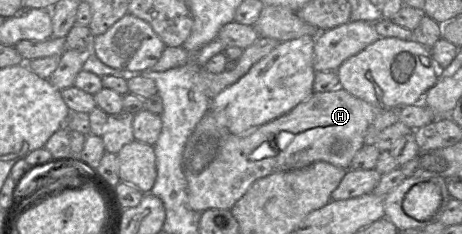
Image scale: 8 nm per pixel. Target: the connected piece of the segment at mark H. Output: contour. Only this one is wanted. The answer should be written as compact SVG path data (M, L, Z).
M338 87L335 90L328 91L328 92L322 92L322 93L313 92L313 94L308 99L299 103L291 111L280 116L279 118L274 119L258 128L255 128L247 134L234 135L226 127L221 126L217 123L212 113L210 112L210 107L209 107L209 110L207 111L207 113L205 113L204 116L201 118L201 120L197 123L193 132L188 138L183 151L183 155L182 155L182 171L187 181L188 204L190 208L196 212L203 212L208 209L230 210L233 207L233 205L246 193L248 188L256 180L266 177L273 173L301 169L318 161L327 162L336 167L340 167L345 170L348 170L350 168L350 164L355 154L364 145L364 135L368 126L372 123L375 116L382 110L399 110L399 109L384 109L384 108L376 107L374 105L367 103L366 101L363 101L357 97L354 97L353 95L349 94L347 91L345 91L341 87Z

